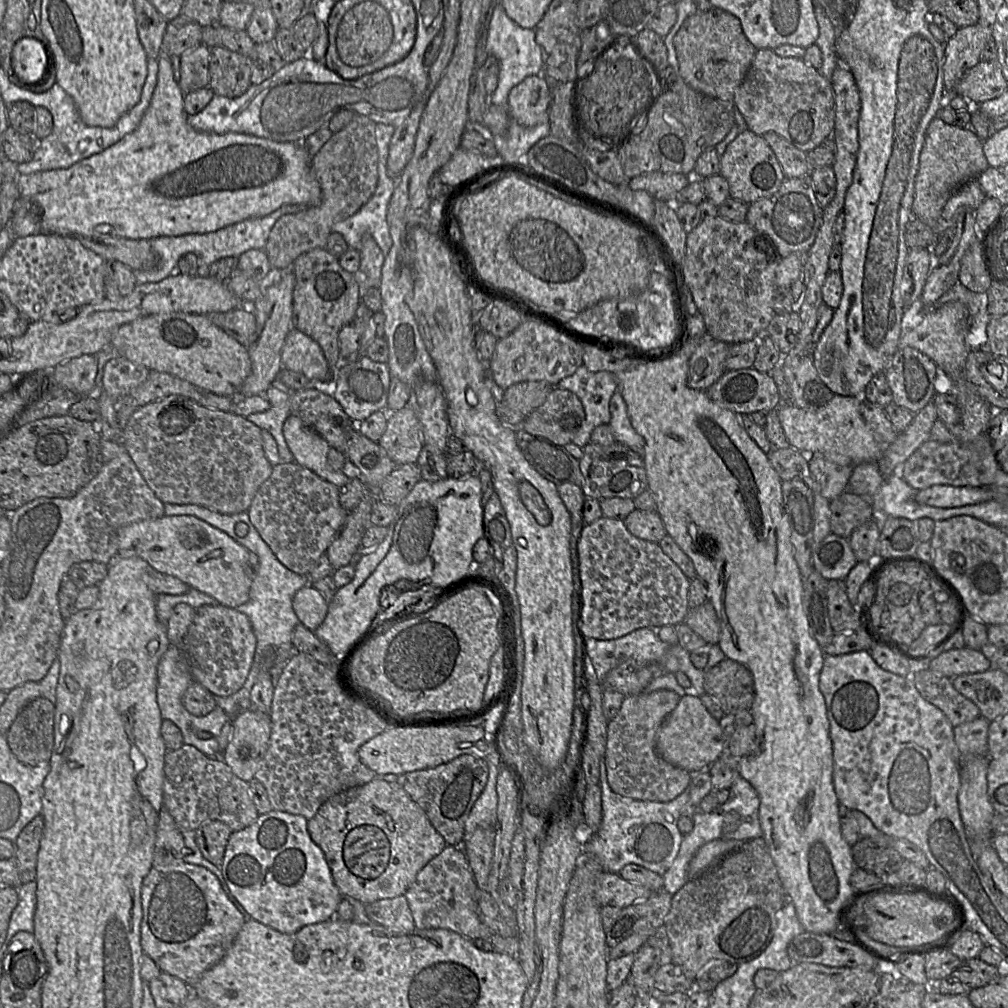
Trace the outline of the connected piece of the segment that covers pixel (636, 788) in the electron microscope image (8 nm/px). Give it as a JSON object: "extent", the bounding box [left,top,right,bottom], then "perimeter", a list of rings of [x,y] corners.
{"extent":[605,690,690,802],"perimeter":[[[658,690],[627,696],[618,713],[608,722],[605,767],[611,789],[634,800],[668,802],[678,797],[690,783],[690,773],[663,760],[655,751],[656,735],[664,720],[677,706],[680,696],[670,690]]]}

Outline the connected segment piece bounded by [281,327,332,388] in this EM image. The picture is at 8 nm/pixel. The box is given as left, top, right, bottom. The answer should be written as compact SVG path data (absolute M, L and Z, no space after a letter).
M294 327L286 336L281 362L284 368L303 374L314 387L325 388L332 375L318 343Z

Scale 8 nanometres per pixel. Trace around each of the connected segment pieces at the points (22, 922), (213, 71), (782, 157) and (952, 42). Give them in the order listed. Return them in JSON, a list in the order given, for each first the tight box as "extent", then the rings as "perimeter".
[{"extent":[2,881,36,945],"perimeter":[[[30,881],[18,887],[18,904],[13,910],[6,939],[2,945],[10,945],[13,936],[19,931],[34,933],[34,913],[36,909],[35,881]]]},{"extent":[209,46,252,98],"perimeter":[[[222,46],[210,48],[209,88],[227,98],[243,95],[251,86],[252,60]]]},{"extent":[762,132,813,177],"perimeter":[[[767,132],[762,136],[773,150],[786,177],[809,175],[813,170],[807,160],[806,152],[795,147],[784,137],[776,132]]]},{"extent":[943,22,992,92],"perimeter":[[[978,22],[975,25],[958,28],[944,45],[943,78],[949,92],[963,78],[964,74],[977,65],[986,43],[992,39],[992,28]]]}]

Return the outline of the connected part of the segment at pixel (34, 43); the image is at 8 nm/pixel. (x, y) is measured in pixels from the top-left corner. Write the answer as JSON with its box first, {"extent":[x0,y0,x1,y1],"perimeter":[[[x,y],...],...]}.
{"extent":[11,37,46,84],"perimeter":[[[24,37],[16,42],[11,53],[11,67],[24,84],[35,84],[44,73],[46,47],[36,38]]]}

